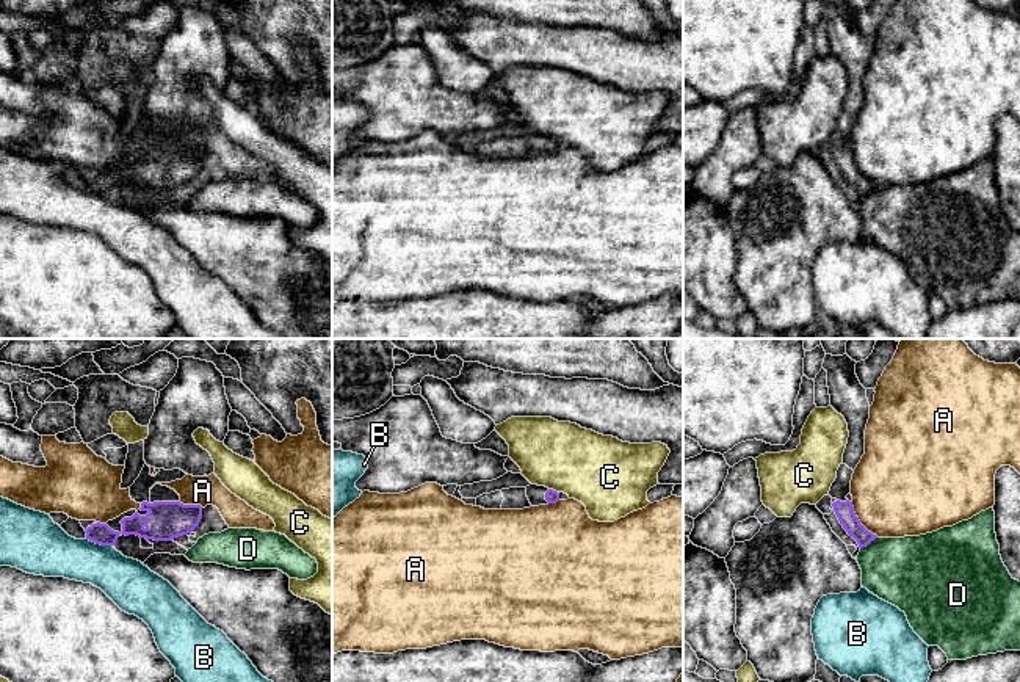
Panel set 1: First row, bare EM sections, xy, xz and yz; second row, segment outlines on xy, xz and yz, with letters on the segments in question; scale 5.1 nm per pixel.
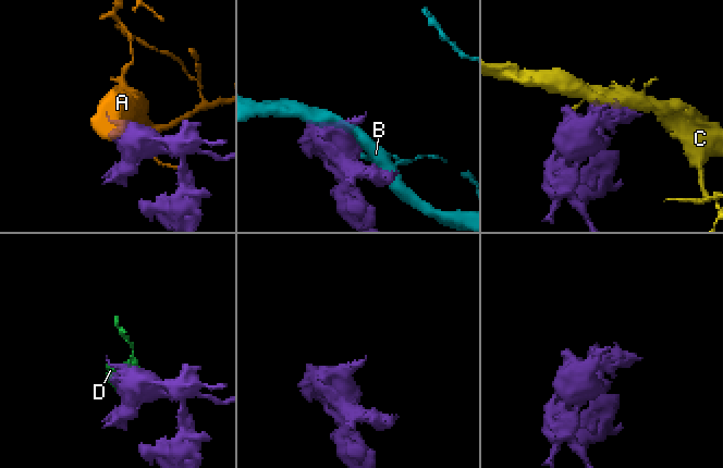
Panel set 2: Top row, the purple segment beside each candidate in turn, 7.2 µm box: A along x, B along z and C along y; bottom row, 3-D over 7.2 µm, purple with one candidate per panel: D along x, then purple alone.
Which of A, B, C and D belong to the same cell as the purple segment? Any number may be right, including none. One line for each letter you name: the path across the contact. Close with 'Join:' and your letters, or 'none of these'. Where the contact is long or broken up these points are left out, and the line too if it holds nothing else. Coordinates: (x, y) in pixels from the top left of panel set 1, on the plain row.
Join: none of these

